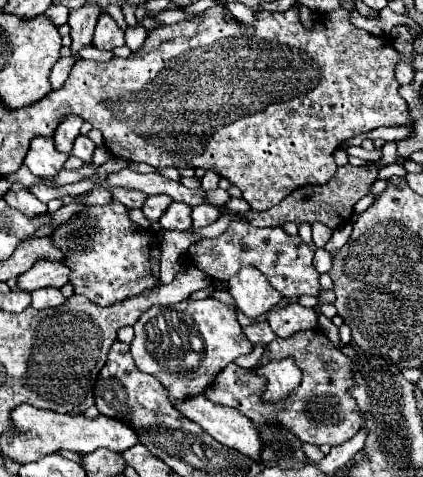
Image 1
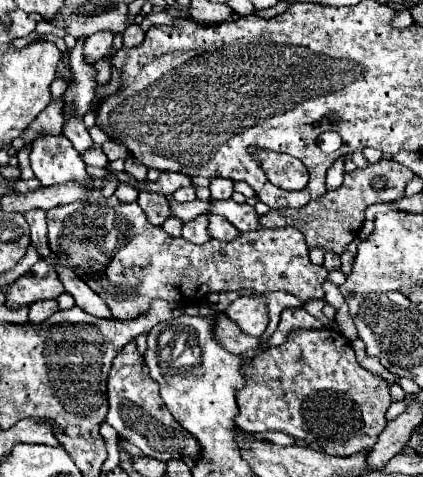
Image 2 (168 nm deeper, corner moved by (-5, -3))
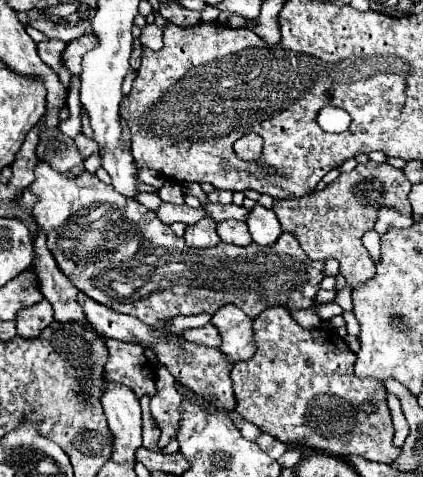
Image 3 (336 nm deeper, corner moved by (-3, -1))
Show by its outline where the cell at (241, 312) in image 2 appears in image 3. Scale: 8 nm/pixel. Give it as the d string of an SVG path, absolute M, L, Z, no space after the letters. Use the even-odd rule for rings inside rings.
M235 304L221 306L213 318L211 324L221 330L221 350L229 356L231 362L249 360L256 351L255 330L253 330L253 318L249 318L241 308Z

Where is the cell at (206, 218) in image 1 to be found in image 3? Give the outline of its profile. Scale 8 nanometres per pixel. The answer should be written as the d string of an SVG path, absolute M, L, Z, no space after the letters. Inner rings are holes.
M225 220L225 222L219 222L217 224L217 234L221 236L223 242L227 244L237 244L237 246L245 246L251 240L249 232L247 232L247 226L245 222L239 222L239 220Z

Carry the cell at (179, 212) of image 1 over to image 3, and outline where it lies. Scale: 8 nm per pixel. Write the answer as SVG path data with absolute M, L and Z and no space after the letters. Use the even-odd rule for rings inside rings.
M203 218L203 220L187 226L183 238L191 248L209 248L209 246L217 246L221 242L221 238L217 236L217 230L215 230L215 222L211 218Z

